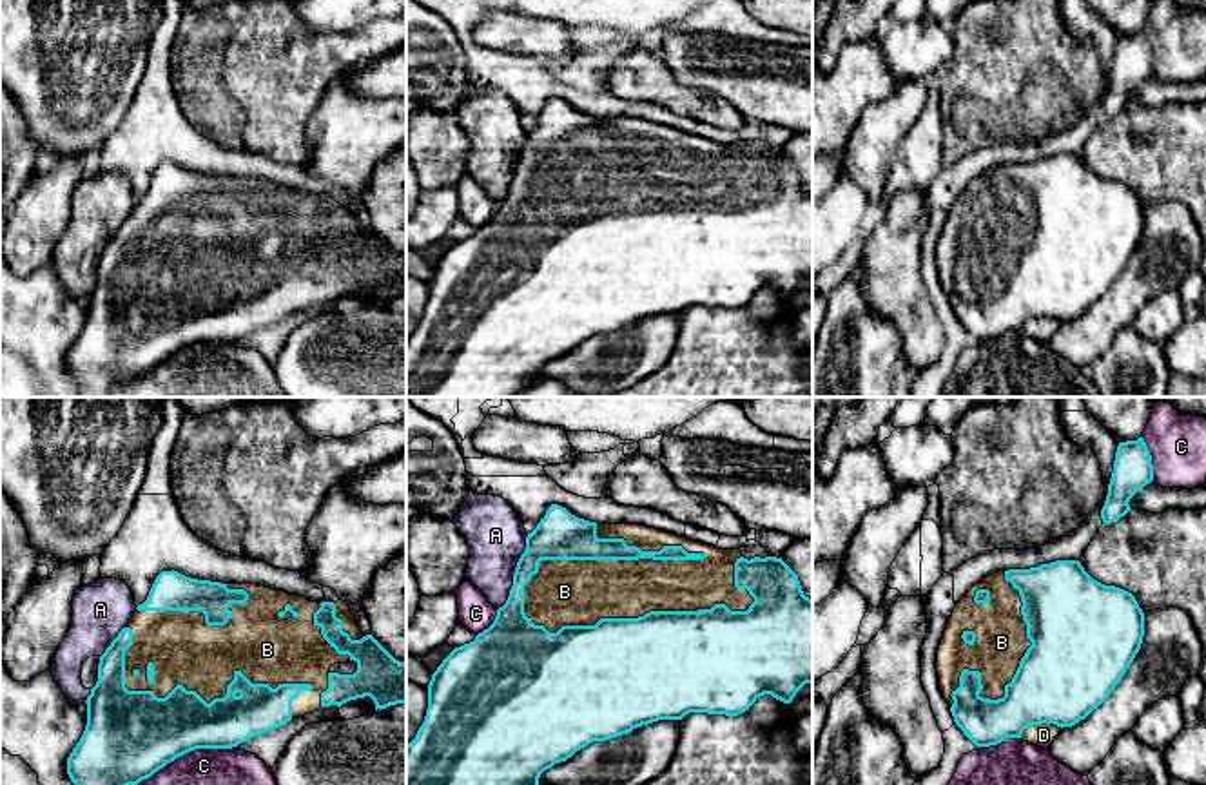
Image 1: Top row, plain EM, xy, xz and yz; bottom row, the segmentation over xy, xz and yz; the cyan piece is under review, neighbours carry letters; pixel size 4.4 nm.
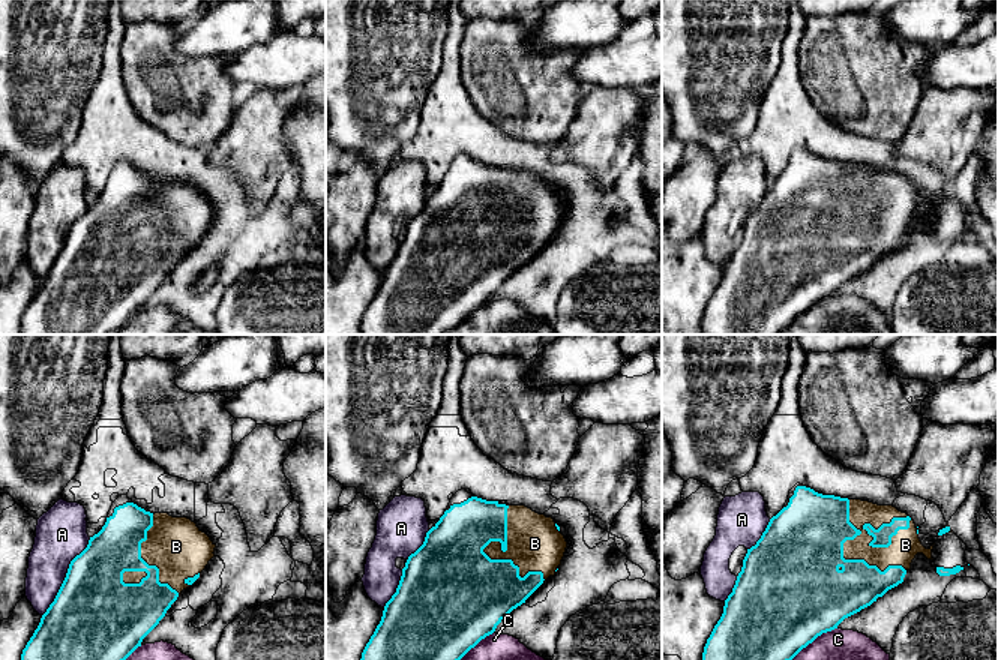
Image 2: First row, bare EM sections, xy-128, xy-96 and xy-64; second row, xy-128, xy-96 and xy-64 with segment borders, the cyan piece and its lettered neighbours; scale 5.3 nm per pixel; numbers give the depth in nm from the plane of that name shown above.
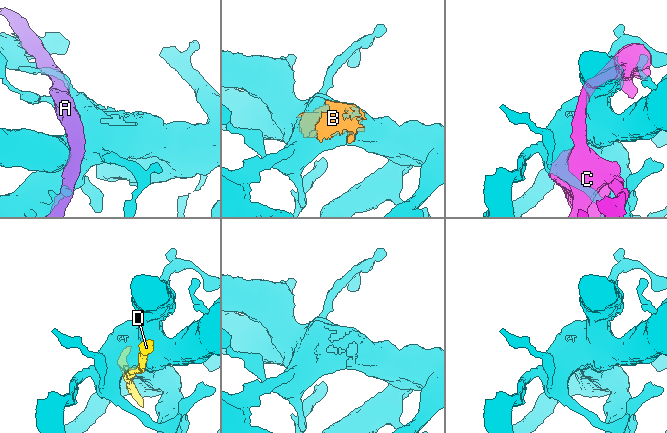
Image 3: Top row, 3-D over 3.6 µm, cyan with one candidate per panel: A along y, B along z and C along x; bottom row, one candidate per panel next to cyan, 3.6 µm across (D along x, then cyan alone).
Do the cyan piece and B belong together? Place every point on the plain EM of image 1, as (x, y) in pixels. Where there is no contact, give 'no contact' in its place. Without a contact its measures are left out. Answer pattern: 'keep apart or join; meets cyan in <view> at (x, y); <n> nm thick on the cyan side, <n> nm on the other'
join; meets cyan in xz at (626, 213); 500 nm thick on the cyan side, 280 nm on the other

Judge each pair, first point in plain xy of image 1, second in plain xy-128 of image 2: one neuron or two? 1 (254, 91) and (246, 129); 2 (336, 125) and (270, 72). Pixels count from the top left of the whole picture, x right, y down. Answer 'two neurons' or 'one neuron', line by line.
1: two neurons
2: two neurons

